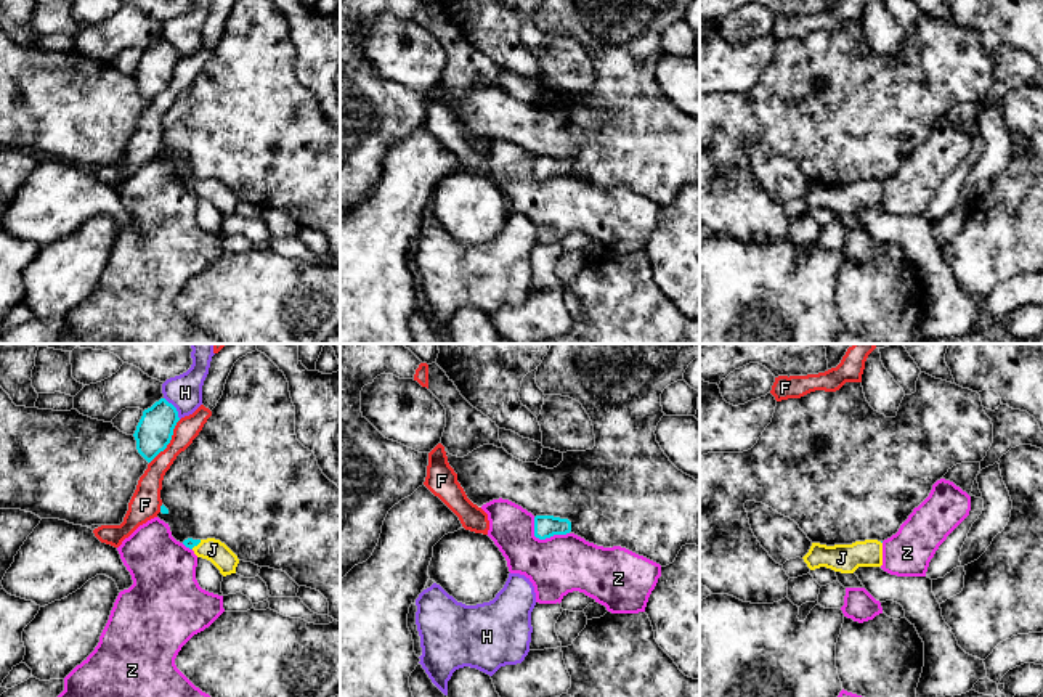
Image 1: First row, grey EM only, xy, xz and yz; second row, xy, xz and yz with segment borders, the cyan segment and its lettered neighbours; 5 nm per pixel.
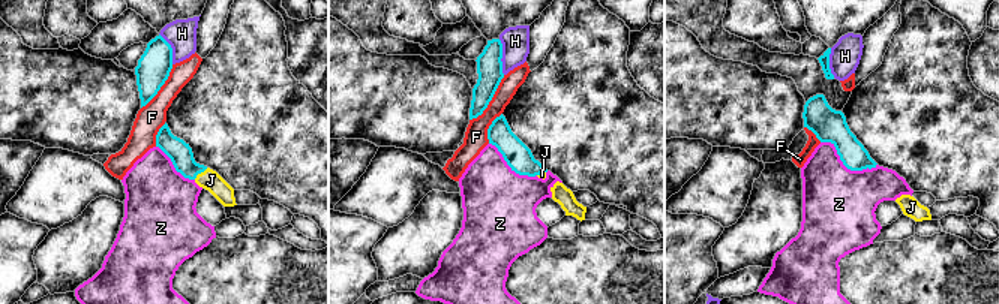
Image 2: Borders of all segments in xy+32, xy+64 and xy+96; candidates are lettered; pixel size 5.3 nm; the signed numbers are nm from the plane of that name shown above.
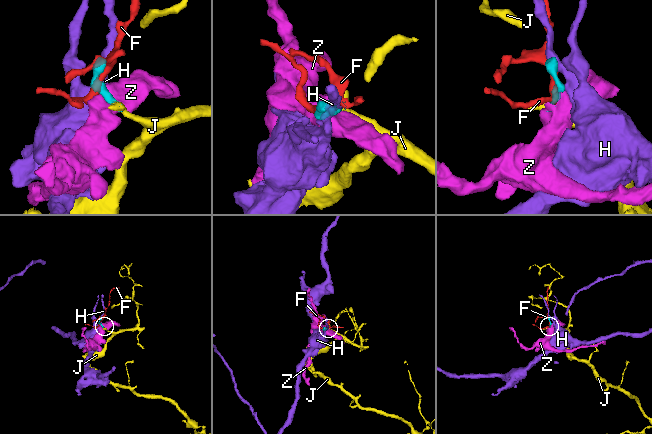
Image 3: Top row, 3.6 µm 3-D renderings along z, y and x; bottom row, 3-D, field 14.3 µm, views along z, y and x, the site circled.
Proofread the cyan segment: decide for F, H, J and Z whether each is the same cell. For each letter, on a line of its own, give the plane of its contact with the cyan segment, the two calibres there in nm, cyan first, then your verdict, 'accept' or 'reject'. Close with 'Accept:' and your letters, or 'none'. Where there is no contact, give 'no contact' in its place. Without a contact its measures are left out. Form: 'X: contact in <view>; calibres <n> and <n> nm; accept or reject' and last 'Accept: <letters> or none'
F: contact in xy; calibres 180 and 120 nm; reject
H: contact in xy; calibres 180 and 180 nm; reject
J: contact in xy; calibres 50 and 120 nm; accept
Z: contact in xz; calibres 110 and 300 nm; reject
Accept: J

